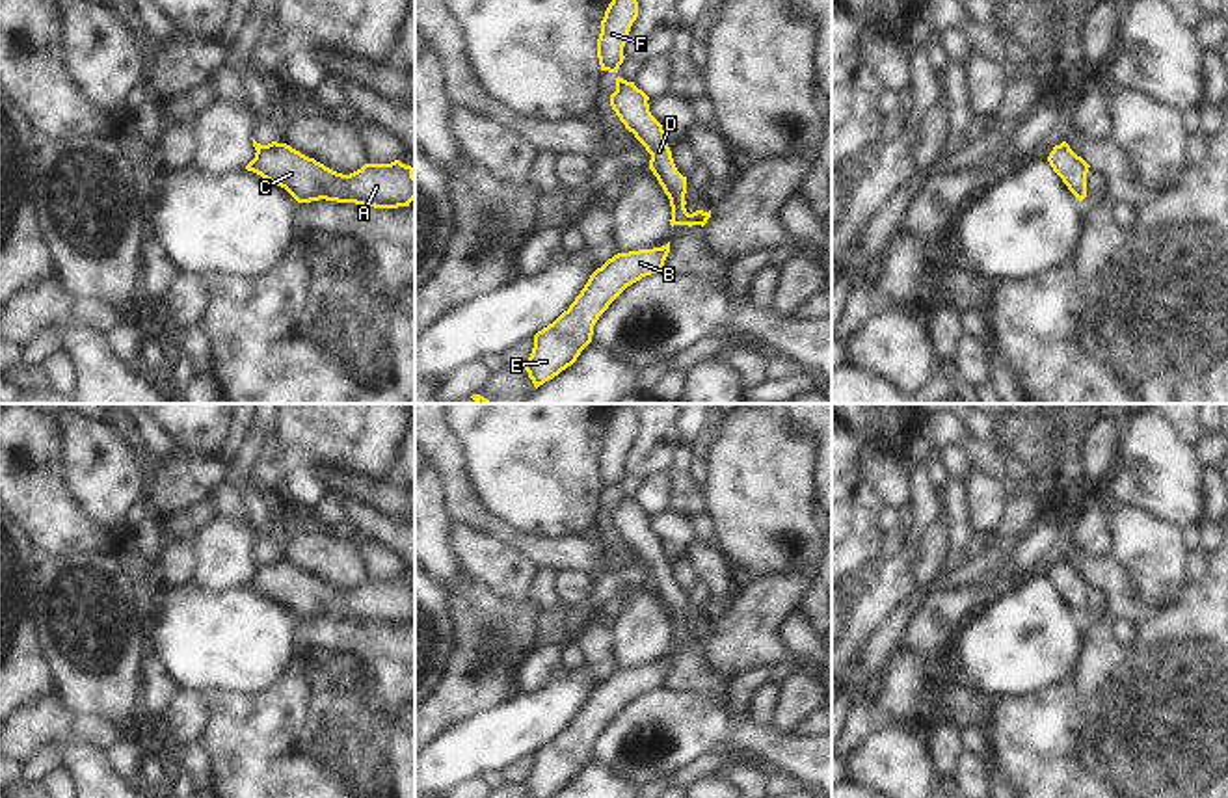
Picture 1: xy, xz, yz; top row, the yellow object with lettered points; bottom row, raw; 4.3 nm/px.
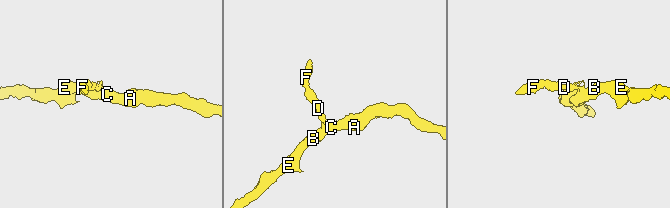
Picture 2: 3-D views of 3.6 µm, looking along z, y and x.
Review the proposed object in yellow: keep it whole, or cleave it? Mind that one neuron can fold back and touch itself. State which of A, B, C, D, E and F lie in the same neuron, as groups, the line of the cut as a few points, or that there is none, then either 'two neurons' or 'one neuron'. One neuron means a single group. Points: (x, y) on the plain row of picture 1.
A B C E / D F; cut in xz along (689, 631), (696, 640); two neurons

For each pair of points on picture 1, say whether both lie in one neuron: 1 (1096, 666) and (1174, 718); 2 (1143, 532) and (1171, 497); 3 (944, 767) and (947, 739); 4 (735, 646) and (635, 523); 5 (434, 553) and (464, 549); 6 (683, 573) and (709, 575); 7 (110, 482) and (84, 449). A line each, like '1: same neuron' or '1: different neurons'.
1: same neuron
2: different neurons
3: same neuron
4: different neurons
5: different neurons
6: different neurons
7: same neuron

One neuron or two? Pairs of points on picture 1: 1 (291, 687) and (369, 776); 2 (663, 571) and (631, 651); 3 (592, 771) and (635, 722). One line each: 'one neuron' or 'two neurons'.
1: one neuron
2: two neurons
3: two neurons

